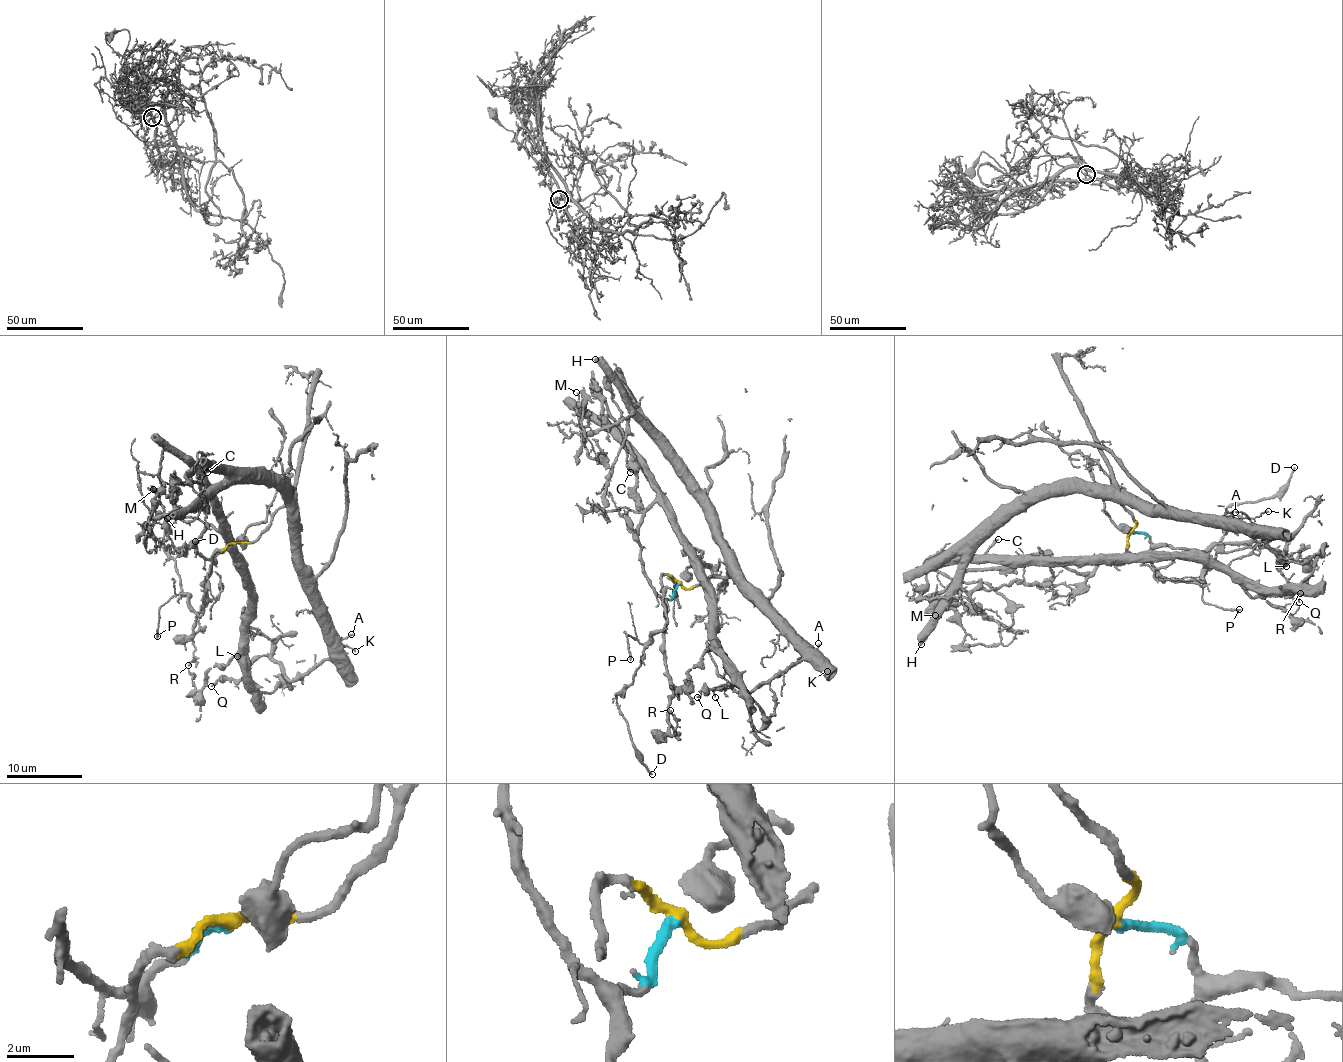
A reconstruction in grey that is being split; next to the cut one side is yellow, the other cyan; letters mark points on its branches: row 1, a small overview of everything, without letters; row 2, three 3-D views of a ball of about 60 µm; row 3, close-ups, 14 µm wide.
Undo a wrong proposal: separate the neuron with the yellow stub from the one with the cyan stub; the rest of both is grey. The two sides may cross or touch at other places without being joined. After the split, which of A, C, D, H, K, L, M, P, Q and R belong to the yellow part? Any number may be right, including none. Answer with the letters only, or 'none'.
A, D, H, K, L, P, Q

